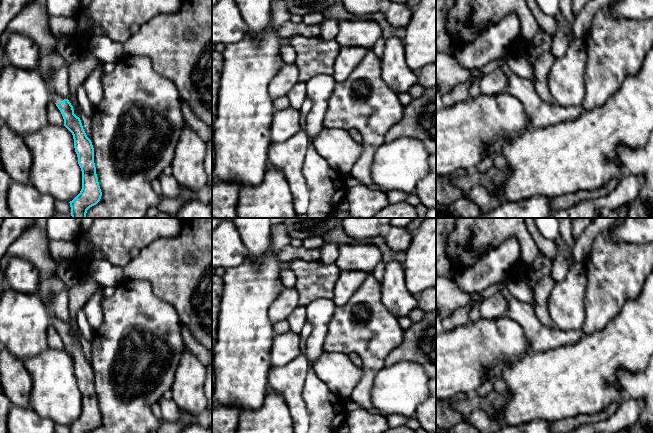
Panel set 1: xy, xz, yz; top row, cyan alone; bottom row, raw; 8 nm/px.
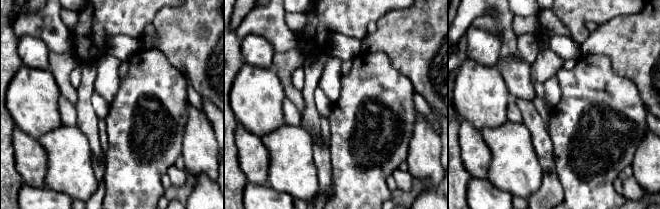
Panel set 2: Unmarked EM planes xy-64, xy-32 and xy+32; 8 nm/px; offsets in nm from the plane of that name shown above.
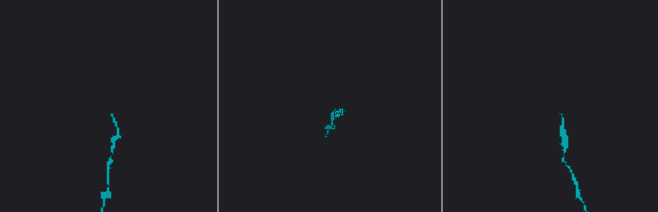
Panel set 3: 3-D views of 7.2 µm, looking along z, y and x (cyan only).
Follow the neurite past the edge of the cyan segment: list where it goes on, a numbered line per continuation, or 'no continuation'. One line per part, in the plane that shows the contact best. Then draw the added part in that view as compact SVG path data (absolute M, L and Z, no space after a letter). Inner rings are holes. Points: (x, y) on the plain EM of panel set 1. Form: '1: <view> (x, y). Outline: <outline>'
1: xy (55, 322). Outline: M50 316L50 322L54 327L63 326L64 322L54 316Z

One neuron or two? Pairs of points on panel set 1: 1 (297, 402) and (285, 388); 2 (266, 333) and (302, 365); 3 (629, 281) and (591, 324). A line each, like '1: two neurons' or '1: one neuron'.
1: one neuron
2: two neurons
3: one neuron

